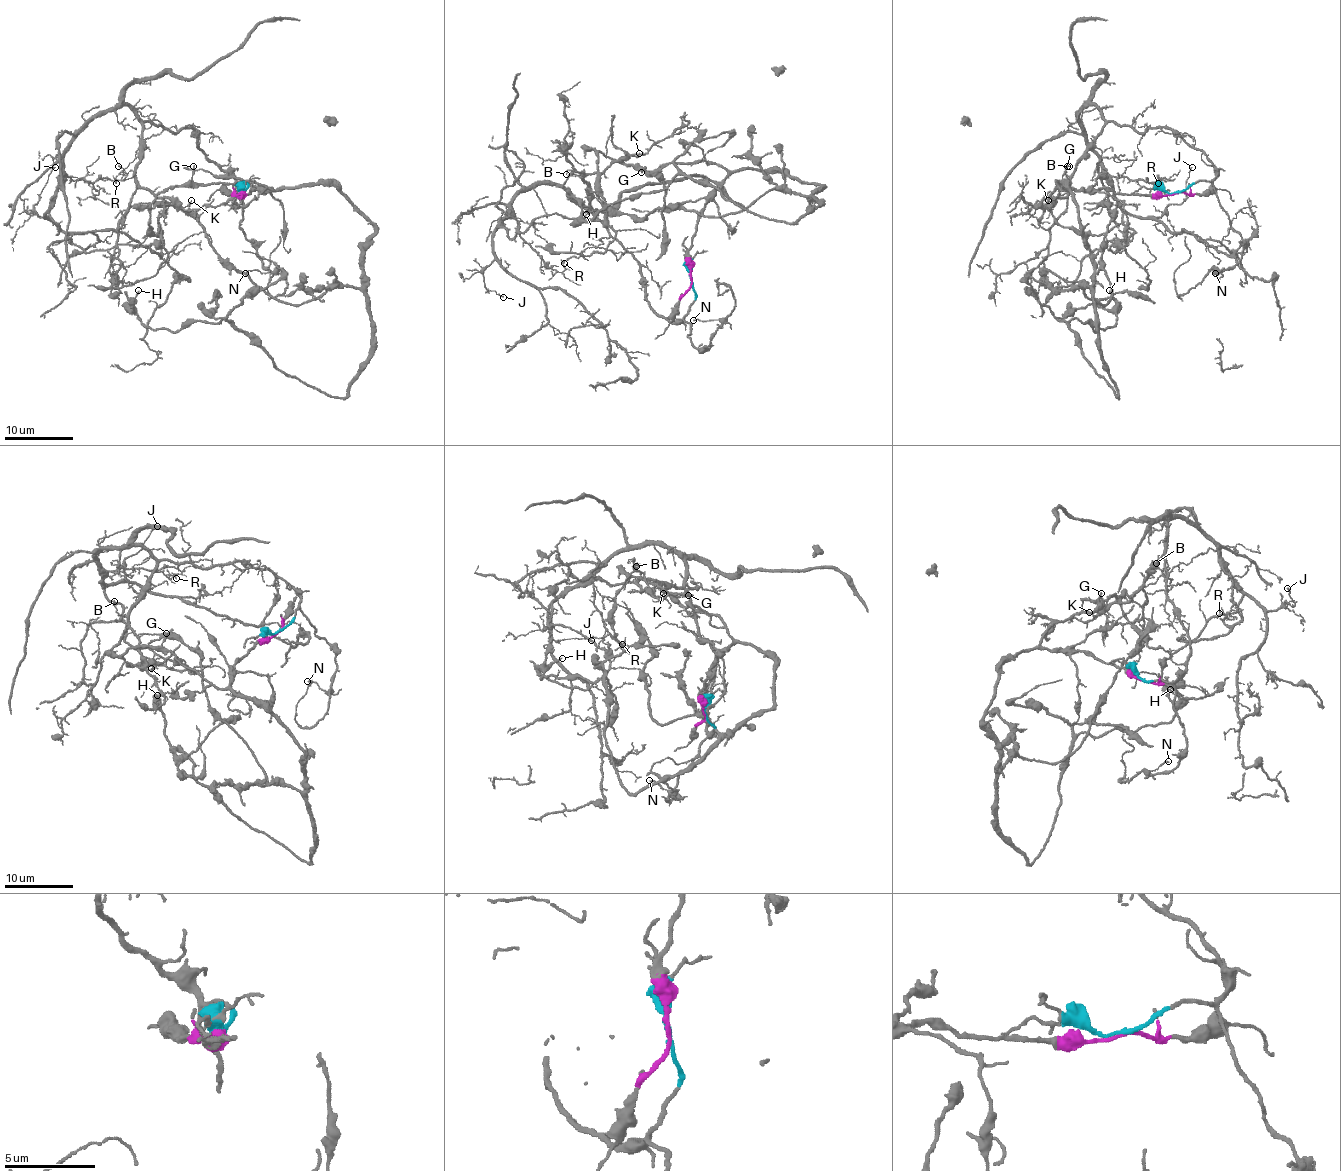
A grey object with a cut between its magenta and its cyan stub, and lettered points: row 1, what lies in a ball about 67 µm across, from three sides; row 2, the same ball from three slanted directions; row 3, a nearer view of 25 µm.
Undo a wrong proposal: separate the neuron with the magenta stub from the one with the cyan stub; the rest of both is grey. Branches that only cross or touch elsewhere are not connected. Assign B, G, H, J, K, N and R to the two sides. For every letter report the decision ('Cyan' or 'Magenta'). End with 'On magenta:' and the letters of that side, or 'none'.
B: Cyan
G: Magenta
H: Magenta
J: Cyan
K: Cyan
N: Cyan
R: Cyan
On magenta: G, H

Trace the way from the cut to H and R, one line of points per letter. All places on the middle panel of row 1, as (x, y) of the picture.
H: (691, 280), (706, 198), (737, 171), (822, 188), (798, 222), (677, 174), (587, 214)
R: (691, 280), (694, 302), (667, 321), (592, 212), (559, 186), (522, 190), (519, 236), (565, 263)

